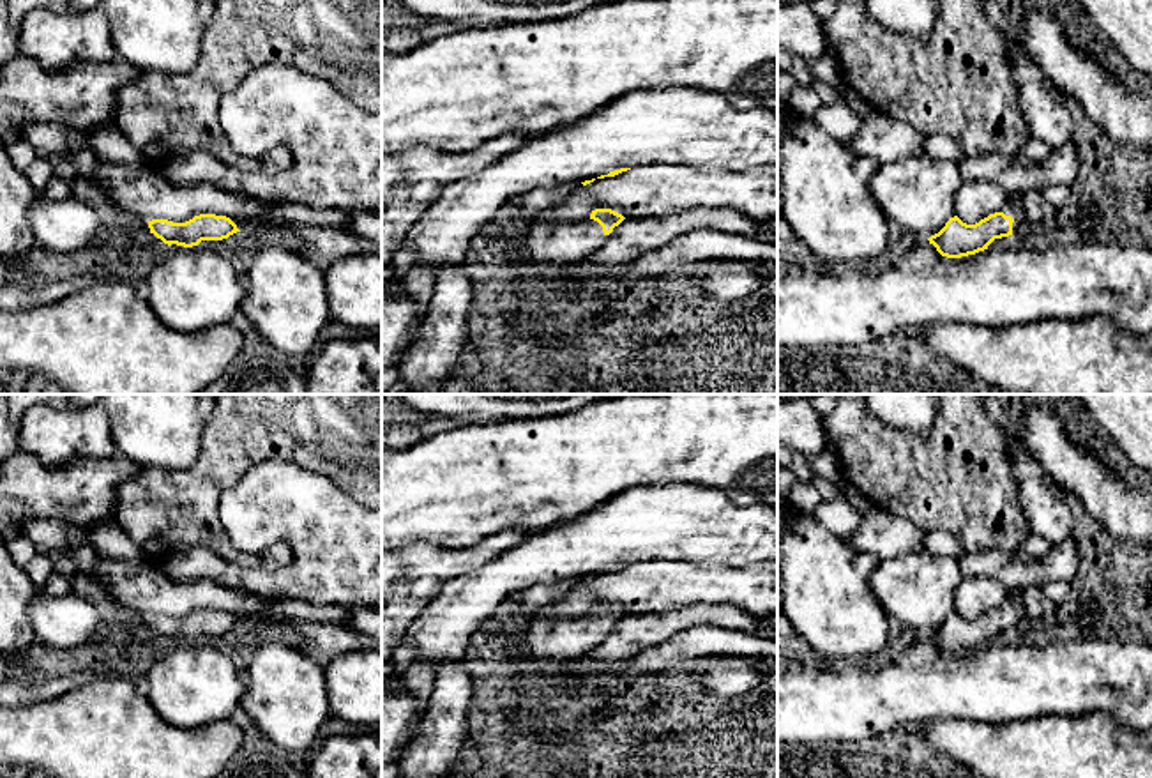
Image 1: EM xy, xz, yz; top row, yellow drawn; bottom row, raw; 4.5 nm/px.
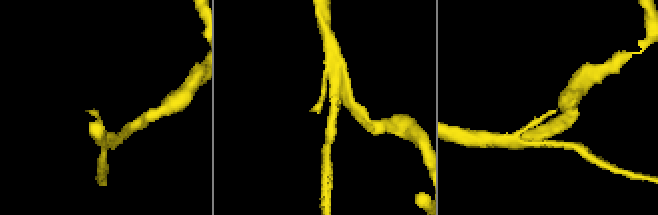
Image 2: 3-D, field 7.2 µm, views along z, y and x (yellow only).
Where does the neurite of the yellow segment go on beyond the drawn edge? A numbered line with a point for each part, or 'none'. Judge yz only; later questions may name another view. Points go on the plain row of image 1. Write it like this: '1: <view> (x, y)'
1: yz (1013, 603)

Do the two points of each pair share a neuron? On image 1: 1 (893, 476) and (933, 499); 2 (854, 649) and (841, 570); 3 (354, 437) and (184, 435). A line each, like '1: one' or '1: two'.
1: one
2: one
3: two

